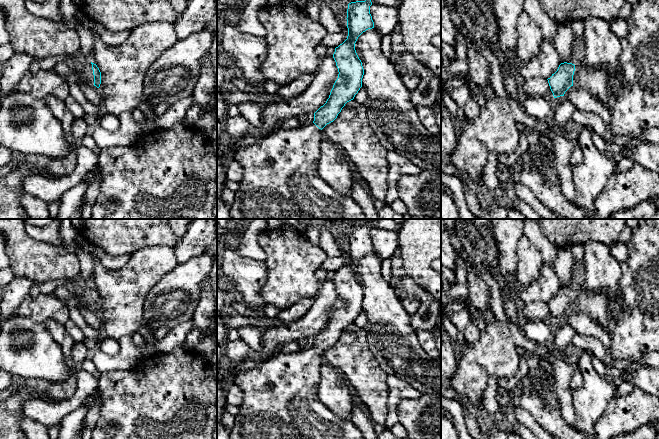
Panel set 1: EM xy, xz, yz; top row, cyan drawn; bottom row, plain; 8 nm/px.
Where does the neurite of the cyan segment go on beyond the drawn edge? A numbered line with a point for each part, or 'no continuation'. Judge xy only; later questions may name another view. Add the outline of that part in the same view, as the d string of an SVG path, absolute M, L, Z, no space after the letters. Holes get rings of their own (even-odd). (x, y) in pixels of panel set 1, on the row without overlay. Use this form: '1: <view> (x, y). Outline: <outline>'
1: xy (84, 298). Outline: M81 286L74 290L76 296L77 307L86 307L94 309L94 299L92 294L92 288L87 286Z

